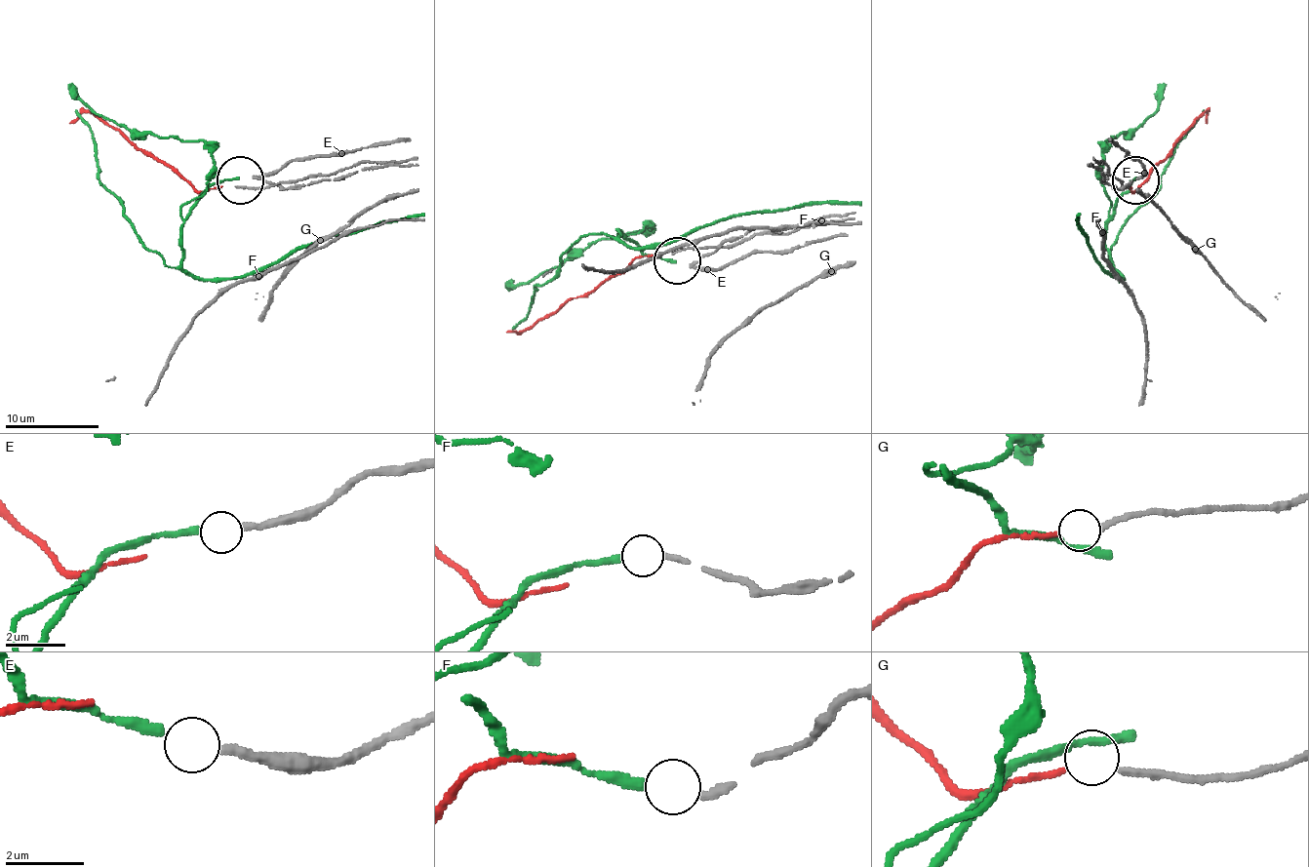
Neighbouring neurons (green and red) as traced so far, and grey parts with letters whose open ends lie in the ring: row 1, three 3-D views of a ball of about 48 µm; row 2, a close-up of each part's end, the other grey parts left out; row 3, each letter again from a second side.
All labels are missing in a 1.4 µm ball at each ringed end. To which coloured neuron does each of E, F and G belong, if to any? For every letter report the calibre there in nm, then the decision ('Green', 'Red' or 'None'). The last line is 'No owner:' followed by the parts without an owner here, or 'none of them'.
E: Thickness 240 nm. Green
F: Thickness 180 nm. None
G: Thickness 160 nm. Red
No owner: F

